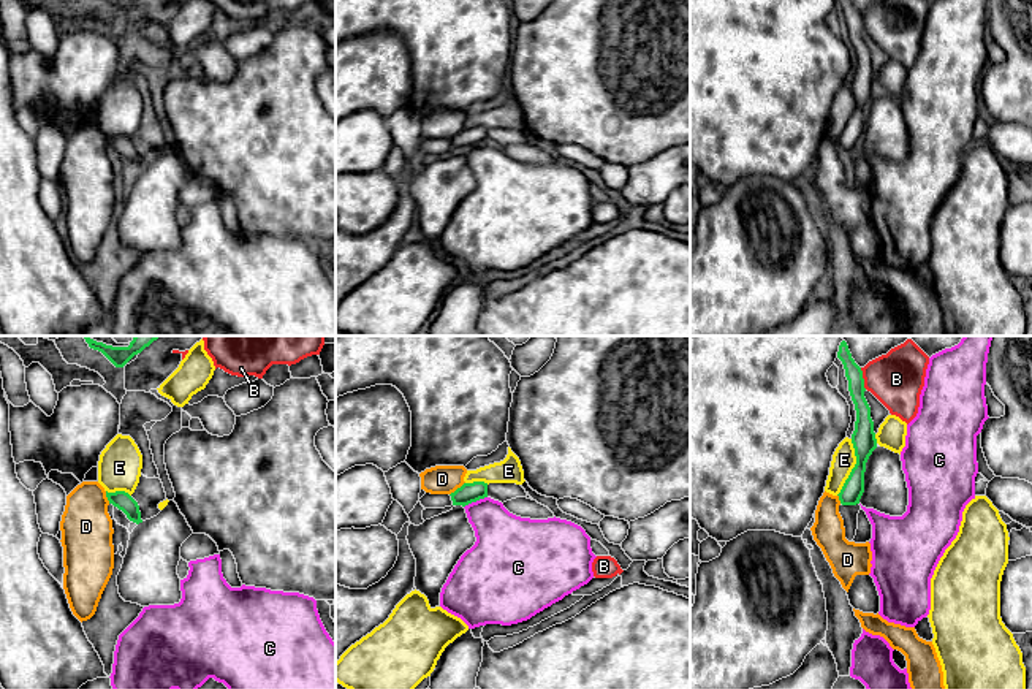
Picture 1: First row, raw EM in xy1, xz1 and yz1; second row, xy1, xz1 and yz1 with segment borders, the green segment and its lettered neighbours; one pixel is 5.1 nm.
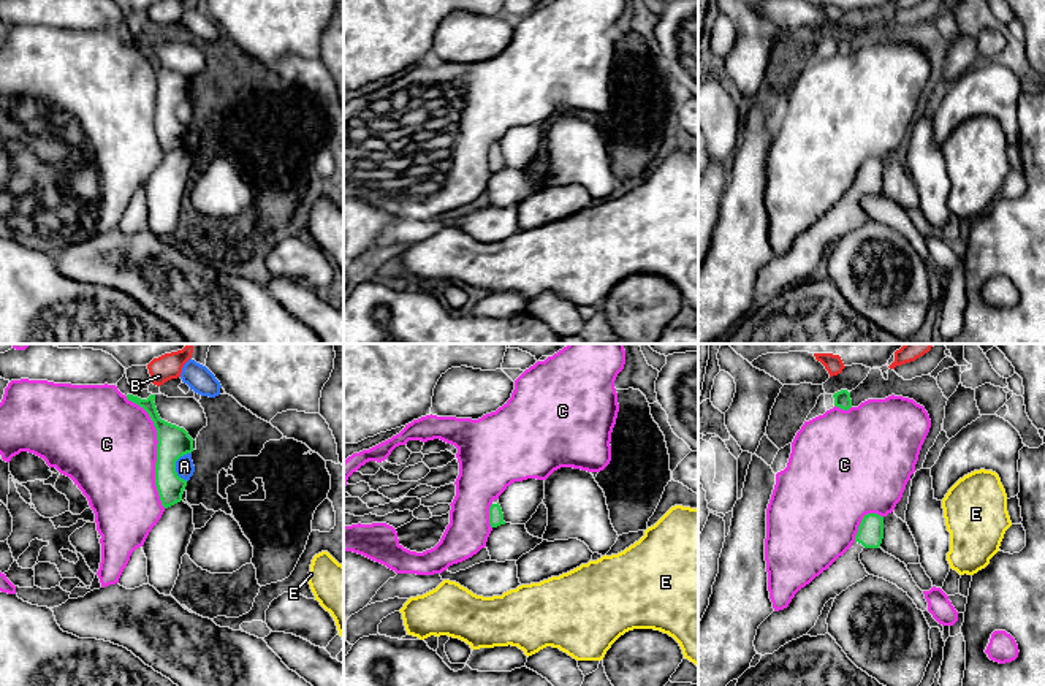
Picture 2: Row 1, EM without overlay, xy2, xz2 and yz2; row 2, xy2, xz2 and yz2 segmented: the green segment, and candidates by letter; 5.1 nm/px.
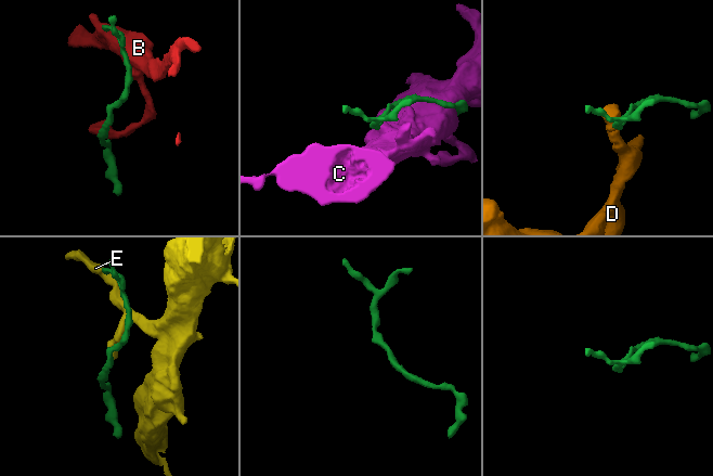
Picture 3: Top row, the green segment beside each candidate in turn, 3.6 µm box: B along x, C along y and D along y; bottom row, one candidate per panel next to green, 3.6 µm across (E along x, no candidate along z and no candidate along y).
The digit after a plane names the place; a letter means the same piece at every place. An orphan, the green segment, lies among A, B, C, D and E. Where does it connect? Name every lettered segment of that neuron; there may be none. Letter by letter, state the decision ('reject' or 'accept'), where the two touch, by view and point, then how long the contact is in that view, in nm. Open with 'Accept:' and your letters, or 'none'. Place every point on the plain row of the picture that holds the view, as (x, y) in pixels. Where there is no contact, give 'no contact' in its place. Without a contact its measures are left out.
Accept: none
A: reject | xy2 (174, 110) | 160 nm
B: reject | yz1 (863, 24) | 120 nm
C: reject | xy2 (157, 95) | 600 nm
D: reject | xz1 (458, 133) | 100 nm
E: reject | yz1 (853, 113) | 300 nm

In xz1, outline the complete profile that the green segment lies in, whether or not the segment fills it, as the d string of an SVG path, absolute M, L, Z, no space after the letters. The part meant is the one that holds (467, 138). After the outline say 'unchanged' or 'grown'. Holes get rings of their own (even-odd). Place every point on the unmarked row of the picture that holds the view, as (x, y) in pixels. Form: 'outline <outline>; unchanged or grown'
outline M484 127L464 128L450 141L451 141L453 150L465 152L472 147L488 143L488 128Z; unchanged

